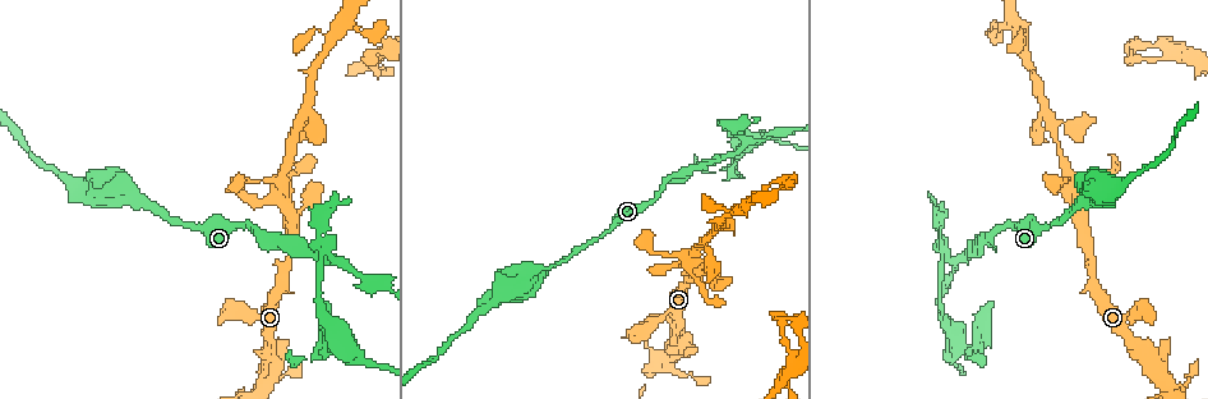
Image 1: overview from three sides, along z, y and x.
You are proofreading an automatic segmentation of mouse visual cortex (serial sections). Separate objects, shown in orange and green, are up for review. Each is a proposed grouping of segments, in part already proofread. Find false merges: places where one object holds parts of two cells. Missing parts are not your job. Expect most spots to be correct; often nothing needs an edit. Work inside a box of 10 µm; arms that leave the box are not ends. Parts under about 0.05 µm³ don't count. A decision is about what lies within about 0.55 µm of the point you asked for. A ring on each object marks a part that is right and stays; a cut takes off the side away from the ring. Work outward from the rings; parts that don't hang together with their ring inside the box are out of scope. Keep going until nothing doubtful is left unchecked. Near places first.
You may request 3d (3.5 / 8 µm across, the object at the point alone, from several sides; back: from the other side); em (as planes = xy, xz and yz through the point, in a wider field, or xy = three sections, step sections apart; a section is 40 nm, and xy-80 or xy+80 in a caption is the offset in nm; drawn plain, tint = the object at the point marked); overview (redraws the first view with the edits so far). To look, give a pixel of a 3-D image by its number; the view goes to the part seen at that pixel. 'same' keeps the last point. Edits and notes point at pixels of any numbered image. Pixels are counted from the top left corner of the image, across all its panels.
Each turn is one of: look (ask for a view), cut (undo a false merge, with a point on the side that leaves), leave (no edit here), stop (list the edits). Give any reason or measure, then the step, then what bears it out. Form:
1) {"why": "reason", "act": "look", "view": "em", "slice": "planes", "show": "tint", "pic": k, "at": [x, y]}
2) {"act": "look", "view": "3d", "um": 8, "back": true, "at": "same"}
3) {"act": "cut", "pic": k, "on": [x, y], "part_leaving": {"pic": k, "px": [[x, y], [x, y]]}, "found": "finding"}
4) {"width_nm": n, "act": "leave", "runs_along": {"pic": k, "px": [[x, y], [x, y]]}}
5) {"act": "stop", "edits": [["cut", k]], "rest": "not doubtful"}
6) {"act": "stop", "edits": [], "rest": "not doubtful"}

{"why": "abrupt turn", "act": "look", "view": "3d", "um": 3.5, "pic": 1, "at": [665, 255]}

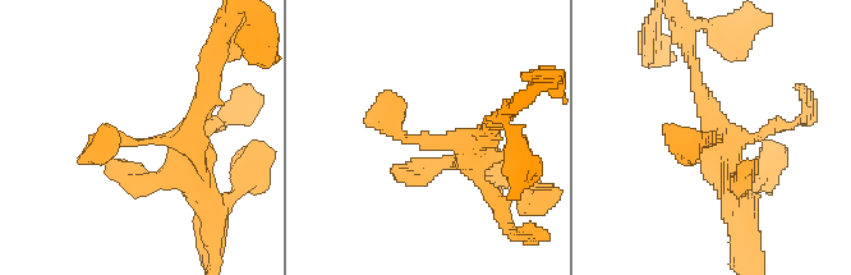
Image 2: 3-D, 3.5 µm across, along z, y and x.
{"act": "look", "view": "em", "slice": "xy", "step": 1, "show": "plain", "pic": 2, "at": [716, 140]}

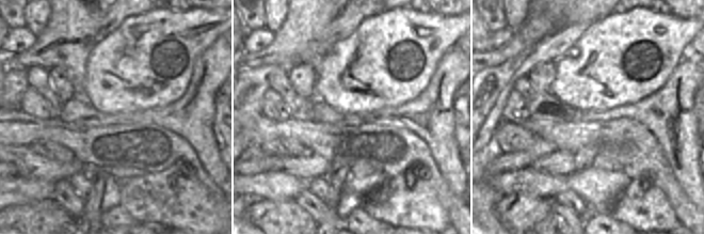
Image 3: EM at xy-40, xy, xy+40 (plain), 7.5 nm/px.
{"act": "look", "view": "em", "slice": "xy", "step": 1, "show": "tint", "at": "same"}

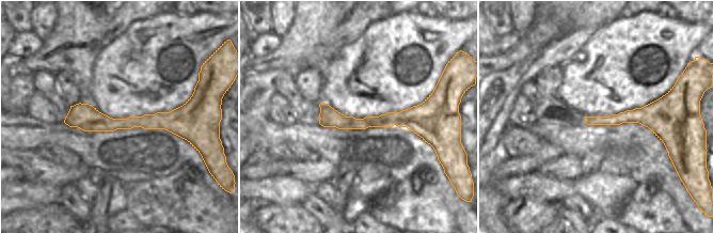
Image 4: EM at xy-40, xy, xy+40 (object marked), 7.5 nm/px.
{"act": "leave", "runs_along": {"pic": 2, "px": [[481, 155], [363, 123]]}, "found": "one cell here"}

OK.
{"why": "four arms meet", "act": "look", "view": "3d", "um": 3.5, "pic": 1, "at": [294, 126]}

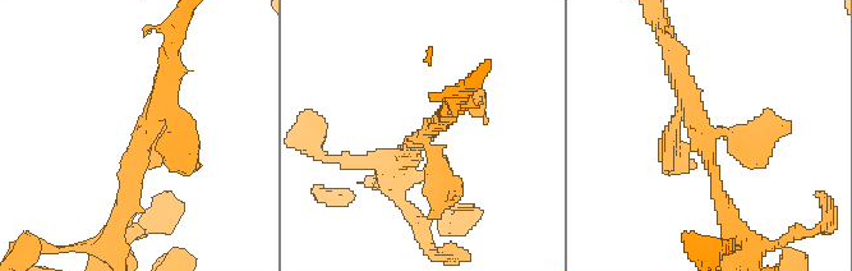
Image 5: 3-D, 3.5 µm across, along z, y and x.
{"arm_widths_nm": [200, 200, 250, 300], "act": "leave", "runs_along": {"pic": 5, "px": [[732, 216], [676, 67]]}, "found": "all the same cell"}

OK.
{"why": "abrupt turn", "act": "look", "view": "3d", "um": 8, "pic": 1, "at": [942, 251]}

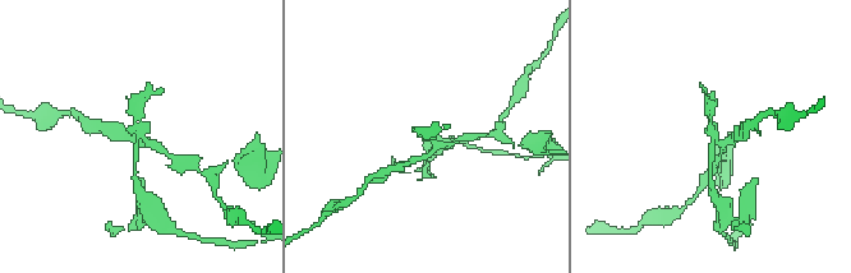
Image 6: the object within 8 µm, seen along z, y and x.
{"why": "zoom in", "act": "look", "view": "3d", "um": 3.5, "at": "same"}

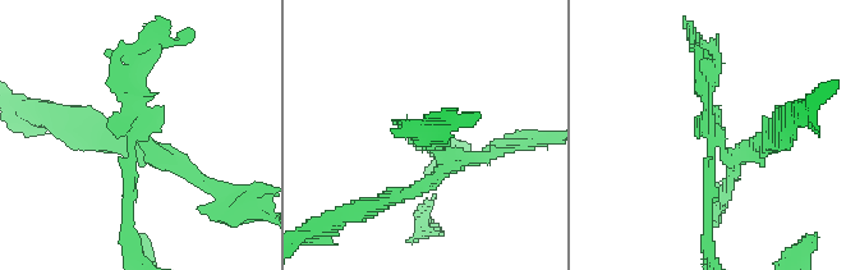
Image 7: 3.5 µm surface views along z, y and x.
{"arms": 4, "arm_widths_nm": [150, 200, 200, 200], "why": "now the EM", "act": "look", "view": "em", "slice": "planes", "show": "tint", "pic": 7, "at": [713, 136]}

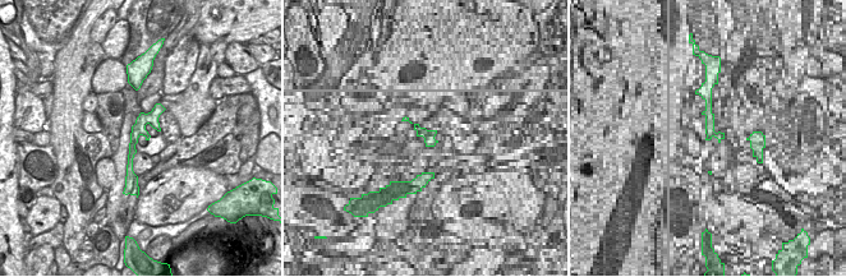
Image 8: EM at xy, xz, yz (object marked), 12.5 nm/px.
{"width_nm": 190, "act": "cut", "pic": 7, "on": [122, 118], "part_leaving": {"pic": 7, "px": [[146, 142], [138, 134], [130, 147], [130, 245]]}, "found": "two cells meet here"}

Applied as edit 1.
{"act": "look", "view": "overview"}

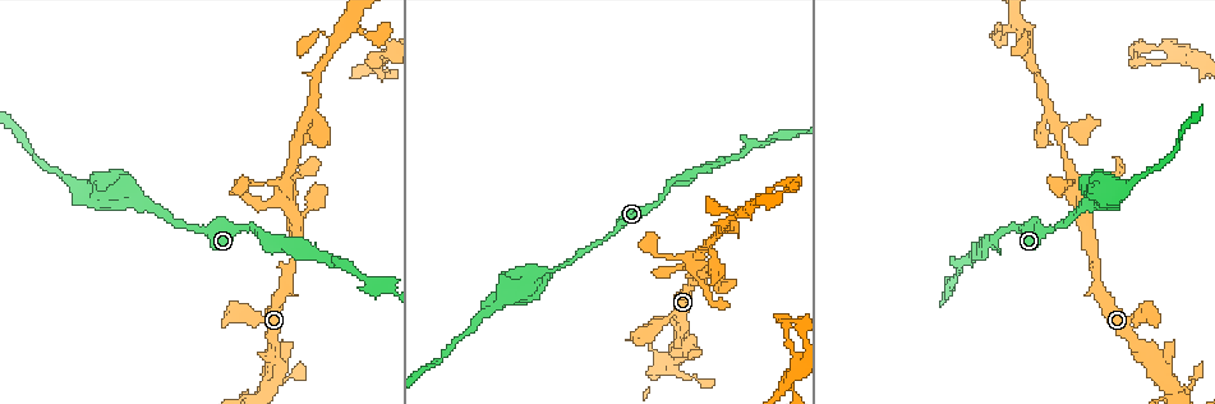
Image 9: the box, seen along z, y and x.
{"why": "calibre changes", "act": "look", "view": "3d", "um": 3.5, "pic": 9, "at": [1123, 190]}

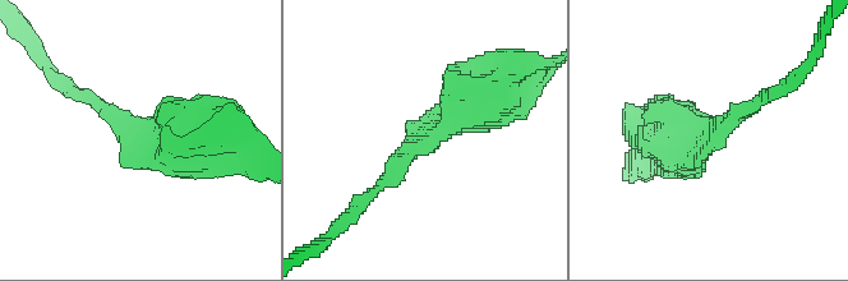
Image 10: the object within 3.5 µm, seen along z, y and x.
{"arm_widths_nm": [200, 600], "why": "shape alone is not enough", "act": "look", "view": "em", "slice": "xy", "step": 1, "show": "tint", "pic": 10, "at": [714, 134]}

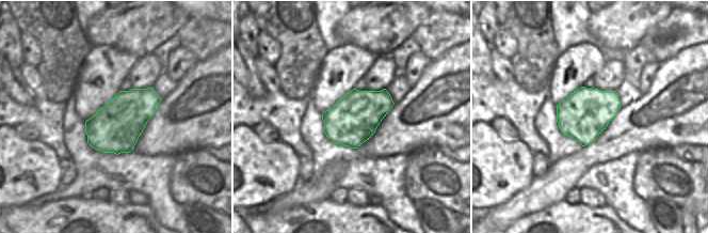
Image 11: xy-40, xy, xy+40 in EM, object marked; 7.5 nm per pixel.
{"act": "leave", "runs_along": {"pic": 10, "px": [[501, 101], [466, 105], [372, 193]]}, "found": "all the same cell"}

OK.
{"why": "four or more arms meet", "act": "look", "view": "3d", "um": 3.5, "pic": 9, "at": [1021, 29]}

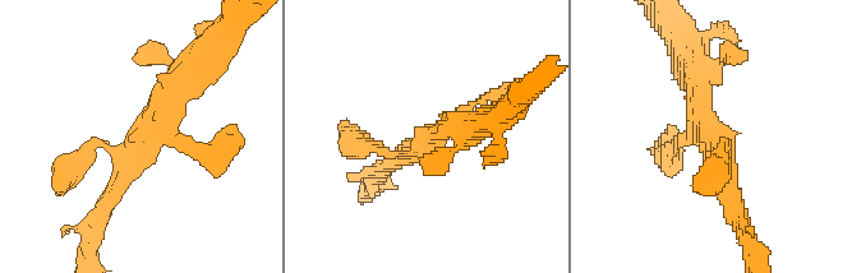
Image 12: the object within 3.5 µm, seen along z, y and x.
{"arms": 4, "arm_widths_nm": [100, 150, 200, 350], "act": "look", "view": "em", "slice": "xy", "step": 3, "show": "tint", "pic": 12, "at": [708, 133]}

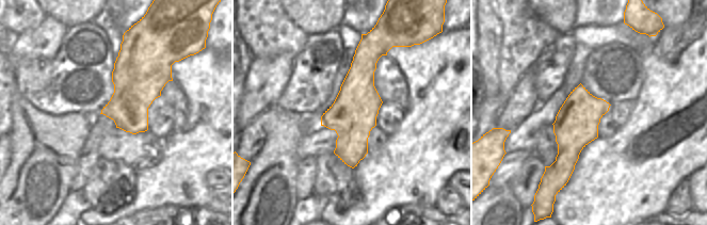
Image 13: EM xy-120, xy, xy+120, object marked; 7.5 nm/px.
{"act": "leave", "runs_along": {"pic": 12, "px": [[107, 200], [162, 98], [197, 79]]}, "found": "one cell here"}

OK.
{"act": "stop", "edits": [["cut", 7]], "rest": "not doubtful"}

